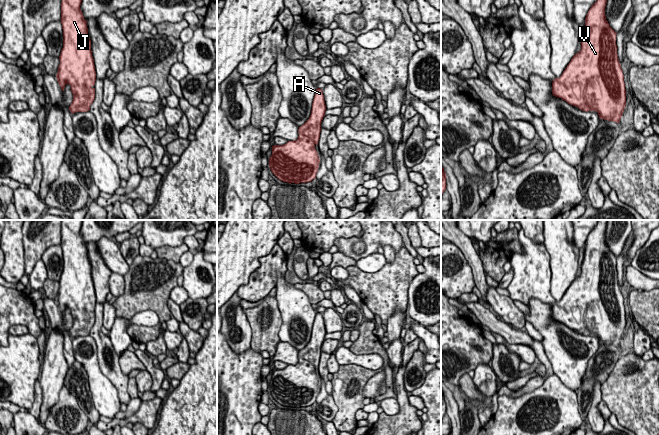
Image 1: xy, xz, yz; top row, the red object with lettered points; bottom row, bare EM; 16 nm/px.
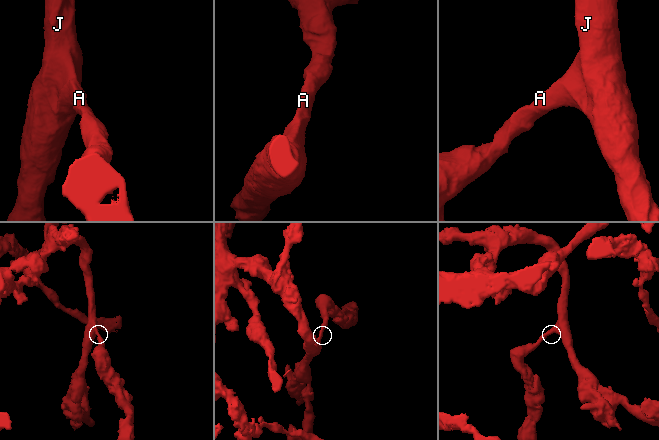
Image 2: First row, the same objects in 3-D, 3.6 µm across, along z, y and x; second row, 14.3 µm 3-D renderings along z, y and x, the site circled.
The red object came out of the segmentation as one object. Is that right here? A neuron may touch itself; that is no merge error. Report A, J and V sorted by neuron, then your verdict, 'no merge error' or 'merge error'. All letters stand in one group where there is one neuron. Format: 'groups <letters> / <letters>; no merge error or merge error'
groups A J V; no merge error

